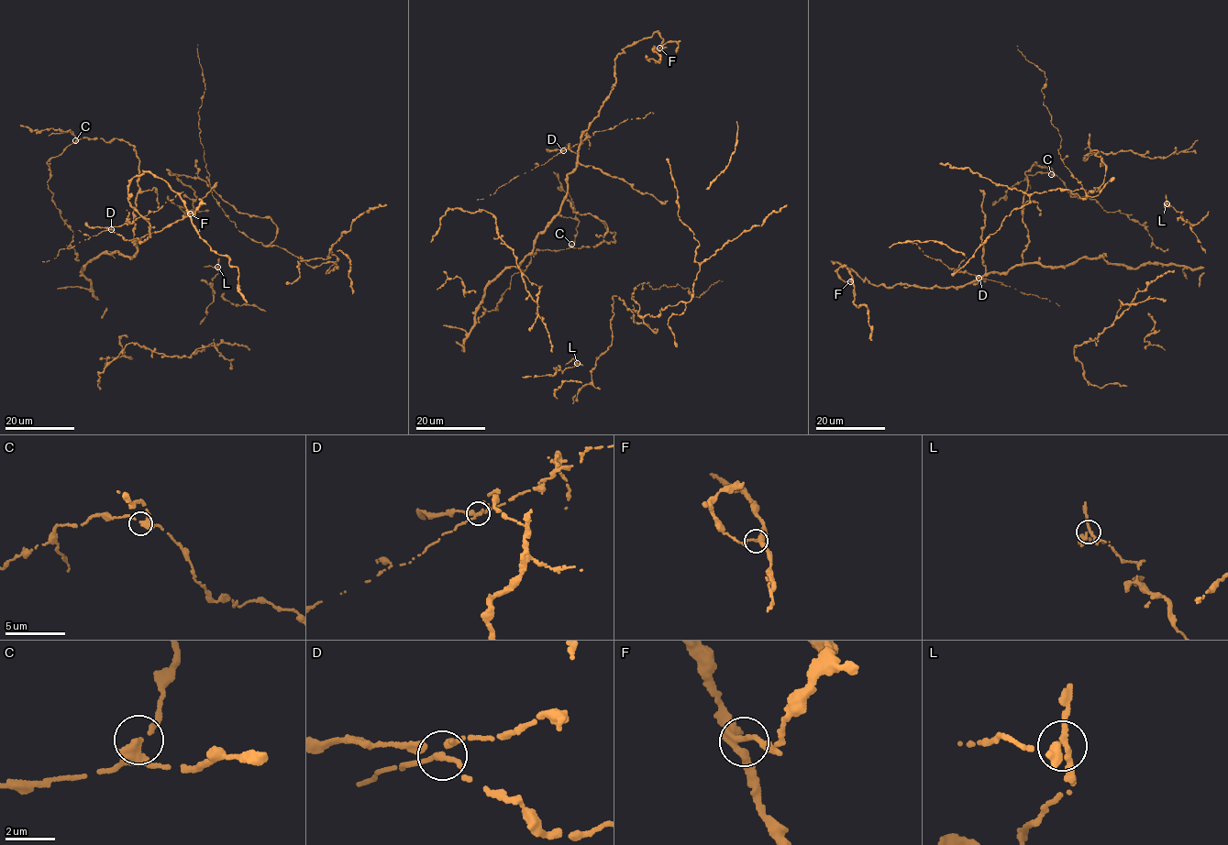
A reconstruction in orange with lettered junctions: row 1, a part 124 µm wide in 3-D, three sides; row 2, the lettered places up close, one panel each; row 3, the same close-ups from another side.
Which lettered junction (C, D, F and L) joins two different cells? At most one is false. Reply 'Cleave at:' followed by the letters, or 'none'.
Cleave at: D

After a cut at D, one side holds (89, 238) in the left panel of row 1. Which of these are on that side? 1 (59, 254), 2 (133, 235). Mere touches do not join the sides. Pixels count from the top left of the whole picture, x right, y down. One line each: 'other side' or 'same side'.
1: same side
2: other side

